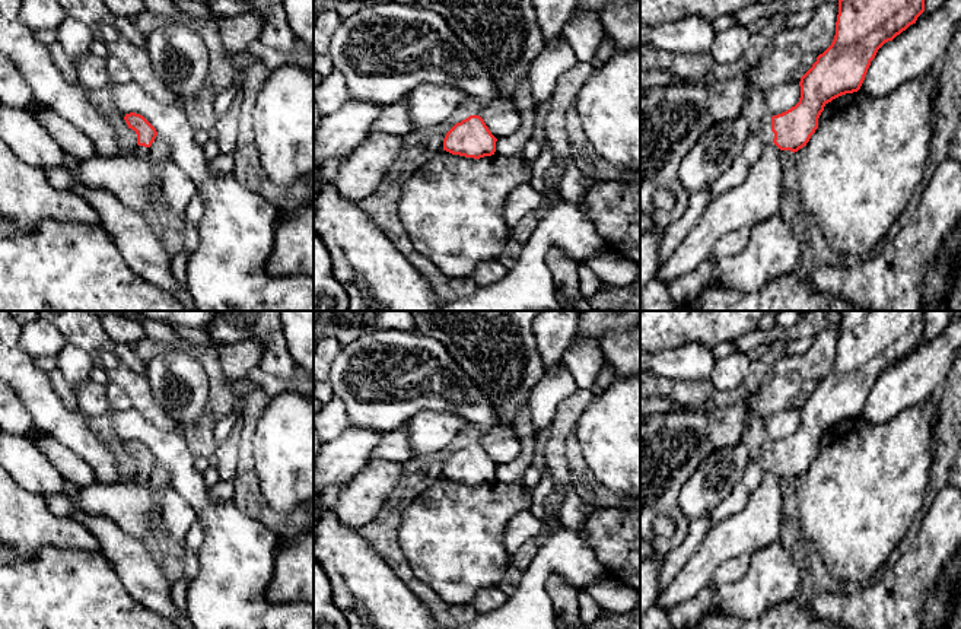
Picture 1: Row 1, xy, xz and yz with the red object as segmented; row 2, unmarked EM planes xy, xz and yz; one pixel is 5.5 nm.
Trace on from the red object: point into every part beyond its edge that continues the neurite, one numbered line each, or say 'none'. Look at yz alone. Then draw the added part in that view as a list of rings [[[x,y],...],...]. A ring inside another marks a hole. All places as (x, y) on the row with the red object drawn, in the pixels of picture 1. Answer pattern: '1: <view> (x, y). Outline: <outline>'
1: yz (759, 197). Outline: [[[769,143],[742,184],[713,198],[694,226],[674,250],[656,276],[668,283],[693,271],[713,252],[715,244],[742,226],[757,223],[779,213],[783,197],[782,150]]]

